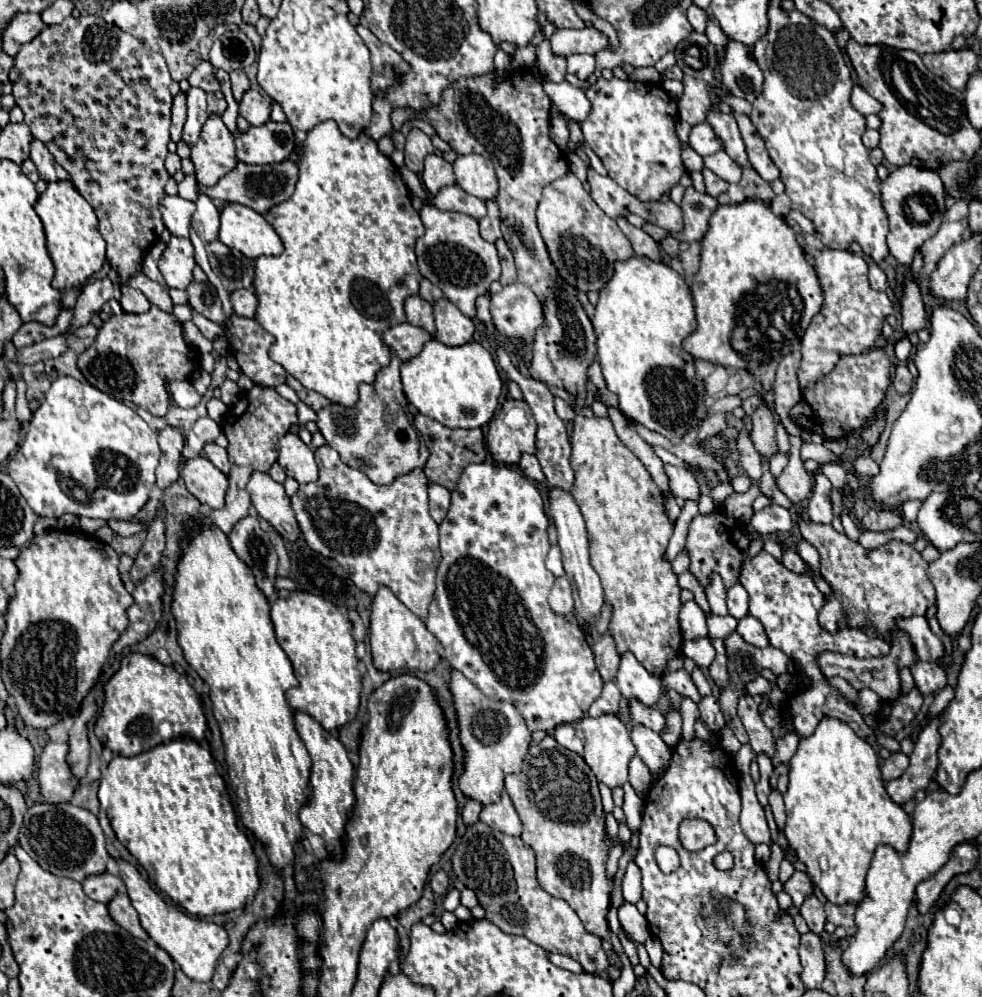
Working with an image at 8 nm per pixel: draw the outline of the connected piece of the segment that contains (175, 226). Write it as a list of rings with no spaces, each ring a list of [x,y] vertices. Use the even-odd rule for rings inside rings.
[[[164,195],[164,199],[160,201],[162,221],[168,227],[168,231],[178,237],[188,237],[190,217],[192,217],[194,209],[196,209],[196,205],[192,201],[186,201],[178,195],[174,195],[174,197]]]

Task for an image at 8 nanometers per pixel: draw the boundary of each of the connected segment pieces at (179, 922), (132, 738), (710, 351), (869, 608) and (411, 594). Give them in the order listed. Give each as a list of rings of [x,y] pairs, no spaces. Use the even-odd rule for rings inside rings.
[[[118,857],[116,863],[118,863],[120,877],[124,881],[126,893],[130,897],[130,901],[132,901],[132,907],[138,911],[140,923],[142,923],[144,931],[150,935],[150,939],[158,947],[162,947],[180,965],[180,969],[190,979],[194,979],[194,981],[210,981],[210,977],[214,973],[214,965],[216,965],[218,957],[222,955],[222,951],[228,945],[228,935],[226,935],[224,927],[220,927],[216,923],[210,923],[210,921],[202,921],[198,917],[192,917],[192,915],[180,911],[174,903],[164,901],[150,887],[150,883],[140,877],[138,869],[132,863],[128,863],[122,857]]]
[[[130,653],[122,657],[120,669],[104,685],[104,705],[94,723],[94,733],[114,755],[132,757],[160,745],[160,723],[172,723],[174,735],[188,735],[196,741],[204,739],[206,717],[200,699],[188,679],[150,655]]]
[[[746,199],[742,203],[718,205],[718,209],[714,211],[710,219],[710,229],[702,239],[700,269],[694,275],[692,297],[698,325],[696,331],[684,341],[684,349],[696,359],[706,359],[724,367],[754,371],[764,363],[782,359],[786,353],[794,351],[800,345],[812,317],[820,311],[822,285],[818,281],[816,269],[808,261],[798,241],[796,229],[784,217],[776,215],[768,203],[760,199]],[[778,283],[794,287],[798,291],[798,299],[794,295],[782,293],[784,289],[780,289]]]
[[[798,515],[796,523],[800,527],[802,537],[820,551],[820,575],[834,591],[832,597],[826,597],[824,605],[832,605],[832,609],[824,609],[818,615],[818,621],[826,631],[834,633],[840,627],[862,629],[866,625],[872,625],[878,633],[882,633],[888,639],[886,633],[894,627],[896,617],[924,615],[928,605],[934,603],[934,585],[926,575],[928,561],[924,561],[922,555],[910,543],[890,541],[878,549],[866,551],[856,541],[850,541],[846,535],[836,533],[832,525],[814,523],[806,515]],[[836,595],[840,595],[840,599],[844,599],[844,603],[852,607],[848,615],[840,611],[840,601],[836,599]]]
[[[330,445],[314,449],[314,457],[318,463],[318,479],[300,485],[298,493],[292,497],[292,509],[308,547],[324,557],[336,559],[360,591],[374,597],[380,587],[388,587],[416,617],[426,619],[436,589],[436,569],[442,557],[438,547],[438,525],[428,513],[428,479],[424,471],[416,467],[410,473],[398,475],[388,485],[376,485],[362,471],[348,467]]]

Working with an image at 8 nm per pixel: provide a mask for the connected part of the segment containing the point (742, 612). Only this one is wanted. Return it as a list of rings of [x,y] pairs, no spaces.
[[[740,583],[728,589],[728,611],[734,619],[742,619],[748,615],[748,593]]]

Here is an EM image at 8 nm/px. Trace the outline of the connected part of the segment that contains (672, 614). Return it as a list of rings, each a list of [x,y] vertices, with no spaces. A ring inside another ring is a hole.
[[[576,411],[570,445],[570,463],[576,473],[576,481],[570,493],[586,521],[592,567],[600,575],[604,599],[612,605],[612,619],[608,629],[612,631],[620,653],[632,651],[636,659],[648,667],[648,671],[660,673],[670,657],[680,655],[682,643],[682,633],[678,627],[678,611],[682,607],[680,587],[676,583],[676,575],[670,569],[670,563],[664,561],[664,549],[674,531],[674,525],[670,525],[670,519],[664,513],[664,497],[642,461],[618,439],[610,419],[588,419]]]

